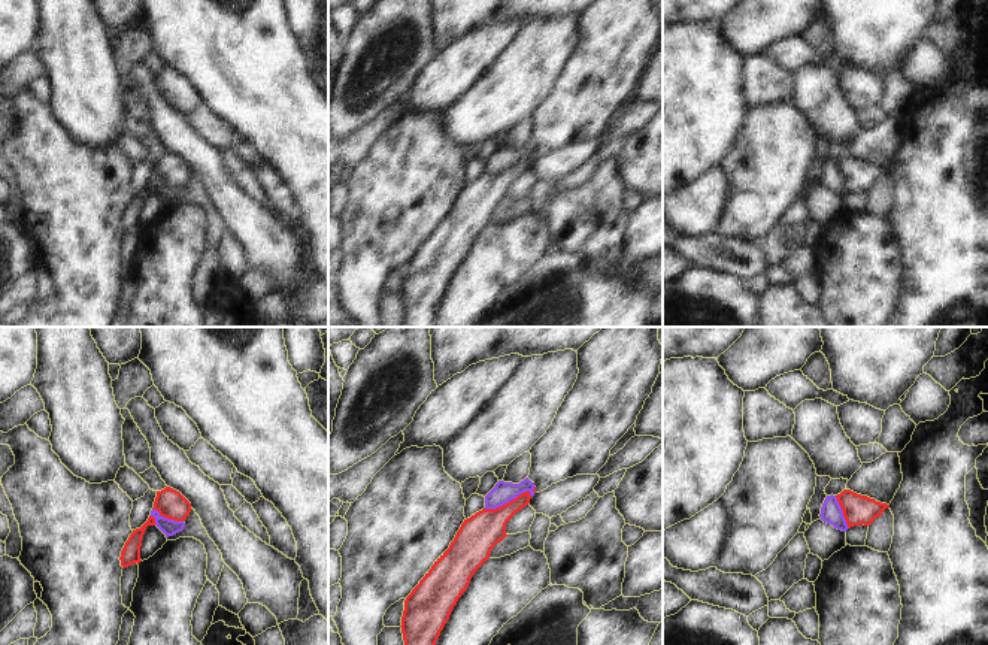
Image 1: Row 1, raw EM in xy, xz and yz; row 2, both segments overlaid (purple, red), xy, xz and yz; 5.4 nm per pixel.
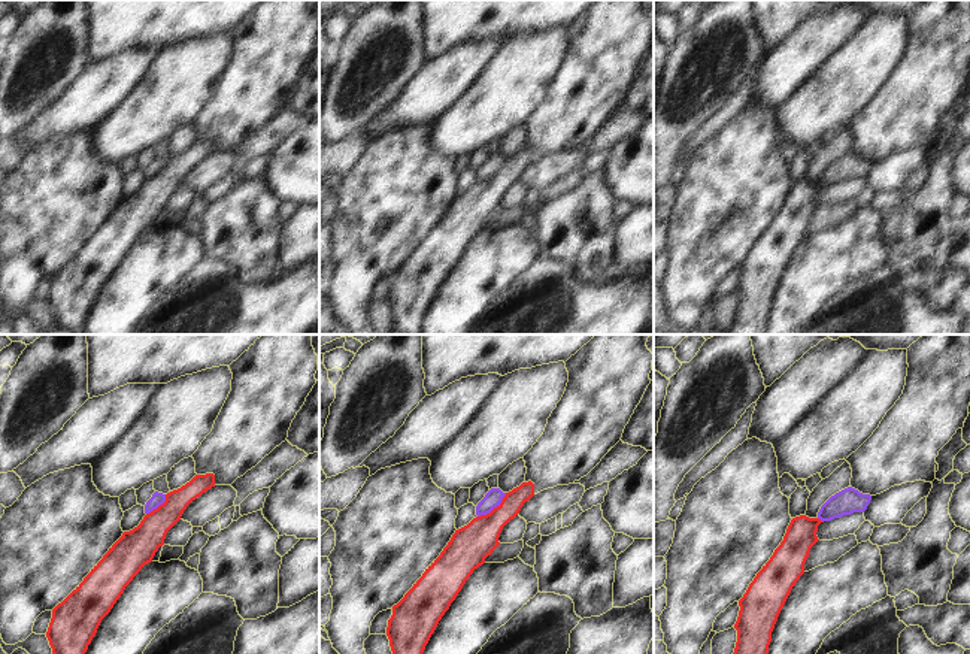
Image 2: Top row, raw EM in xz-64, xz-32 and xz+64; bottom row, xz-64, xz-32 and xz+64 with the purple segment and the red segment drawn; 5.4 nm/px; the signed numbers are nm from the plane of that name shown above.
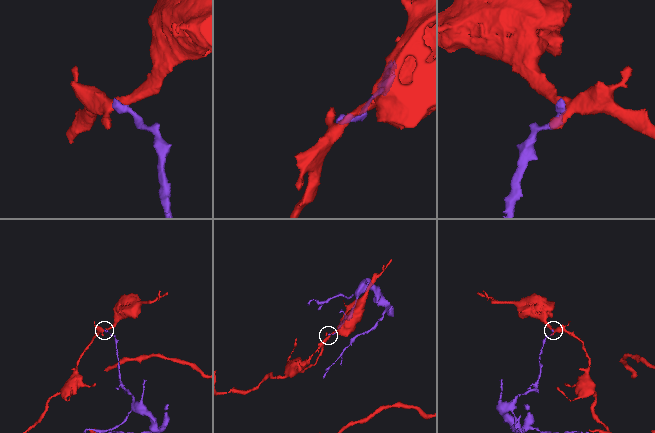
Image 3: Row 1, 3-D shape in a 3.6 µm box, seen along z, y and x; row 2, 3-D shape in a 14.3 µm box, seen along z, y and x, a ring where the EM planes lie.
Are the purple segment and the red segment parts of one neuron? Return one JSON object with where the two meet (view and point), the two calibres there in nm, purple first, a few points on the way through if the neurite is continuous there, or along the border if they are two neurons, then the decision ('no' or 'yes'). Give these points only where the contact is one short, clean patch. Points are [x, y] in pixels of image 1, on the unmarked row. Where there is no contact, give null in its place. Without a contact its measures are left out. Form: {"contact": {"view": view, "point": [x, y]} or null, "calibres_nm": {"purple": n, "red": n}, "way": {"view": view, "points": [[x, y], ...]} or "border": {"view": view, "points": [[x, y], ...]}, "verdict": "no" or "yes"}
{"contact": {"view": "xz", "point": [509, 166]}, "calibres_nm": {"purple": 110, "red": 220}, "border": {"view": "xz", "points": [[535, 153], [499, 172], [484, 173]]}, "verdict": "no"}

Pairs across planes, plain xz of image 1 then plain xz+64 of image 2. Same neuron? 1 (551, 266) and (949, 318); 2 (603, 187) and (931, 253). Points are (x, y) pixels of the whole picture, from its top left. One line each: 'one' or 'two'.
1: one
2: one

